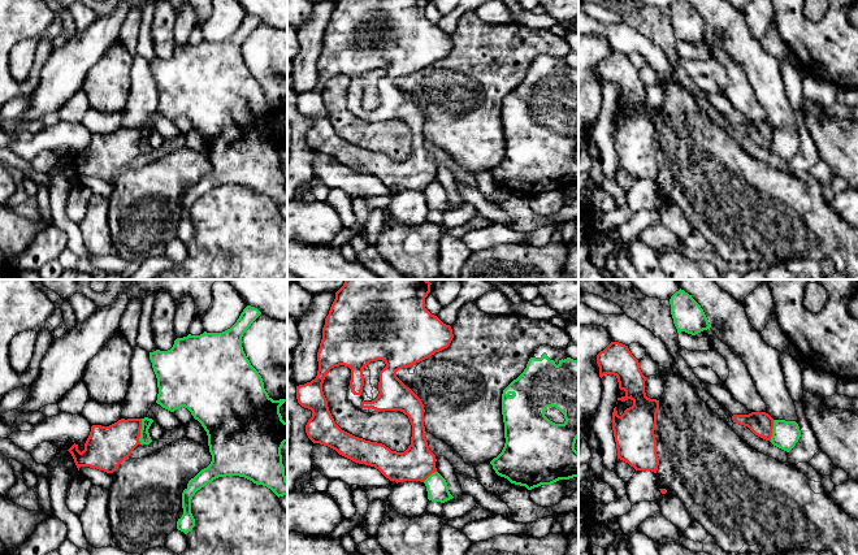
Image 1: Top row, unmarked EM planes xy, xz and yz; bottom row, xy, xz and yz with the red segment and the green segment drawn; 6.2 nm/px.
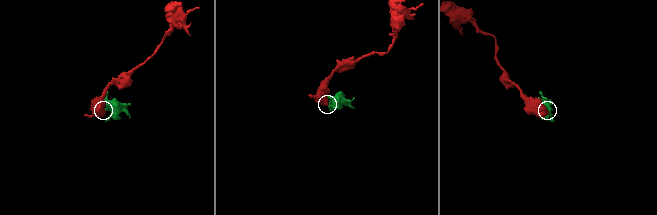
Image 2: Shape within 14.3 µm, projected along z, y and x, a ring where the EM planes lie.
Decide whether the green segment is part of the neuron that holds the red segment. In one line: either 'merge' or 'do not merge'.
do not merge

